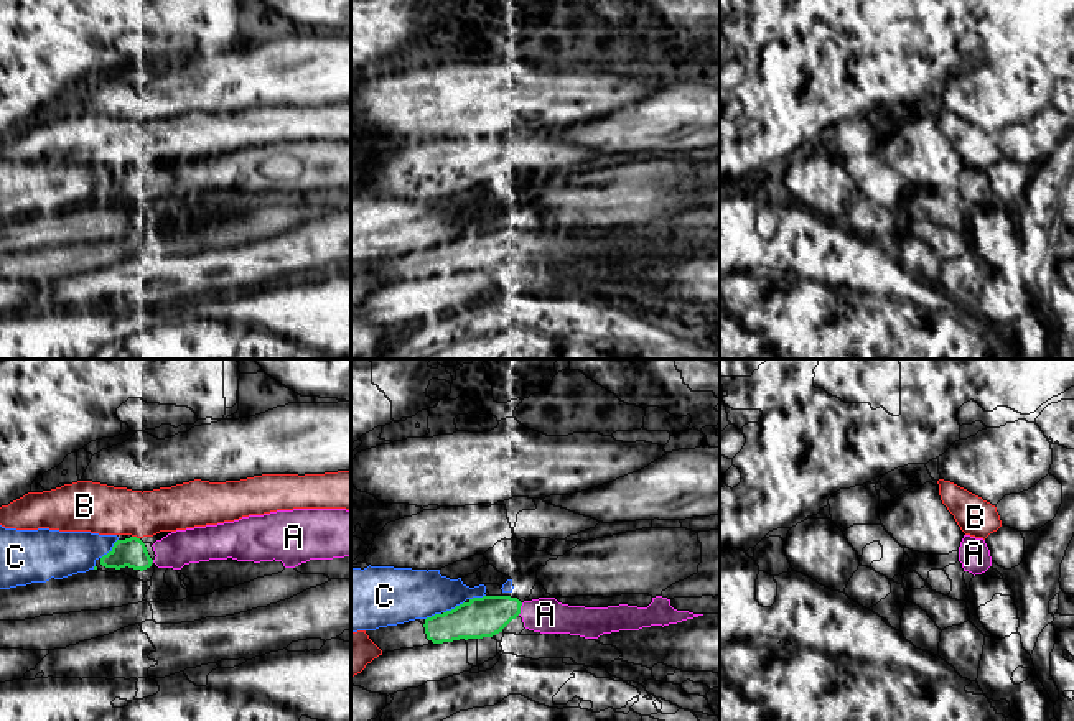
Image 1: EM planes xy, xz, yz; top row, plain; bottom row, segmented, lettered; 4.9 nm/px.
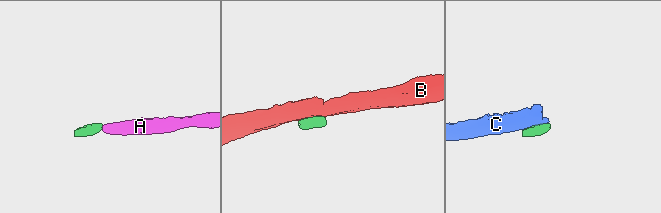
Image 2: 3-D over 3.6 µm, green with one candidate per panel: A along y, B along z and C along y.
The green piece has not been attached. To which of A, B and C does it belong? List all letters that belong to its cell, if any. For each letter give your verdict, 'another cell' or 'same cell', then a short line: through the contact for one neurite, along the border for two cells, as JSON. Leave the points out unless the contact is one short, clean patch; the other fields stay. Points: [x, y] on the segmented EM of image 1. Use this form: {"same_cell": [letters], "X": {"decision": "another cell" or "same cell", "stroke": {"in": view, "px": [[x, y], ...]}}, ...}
{"same_cell": ["A"], "A": {"decision": "same cell", "stroke": {"in": "xz", "px": [[486, 616], [501, 609], [519, 609], [546, 614]]}}, "B": {"decision": "another cell", "stroke": {"in": "xy", "px": [[132, 535], [139, 539]]}}, "C": {"decision": "another cell", "stroke": {"in": "xy", "px": [[117, 539], [101, 558]]}}}

